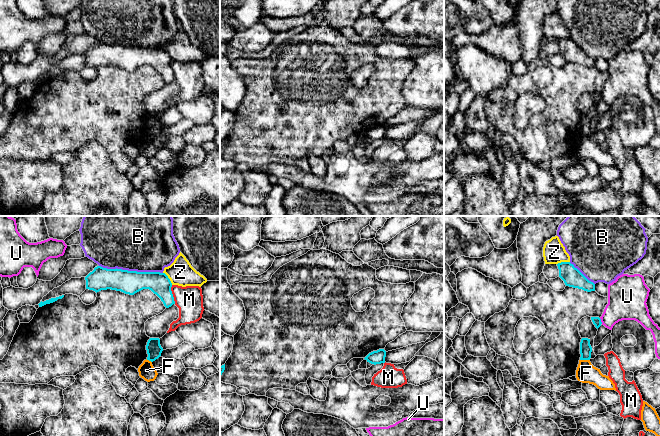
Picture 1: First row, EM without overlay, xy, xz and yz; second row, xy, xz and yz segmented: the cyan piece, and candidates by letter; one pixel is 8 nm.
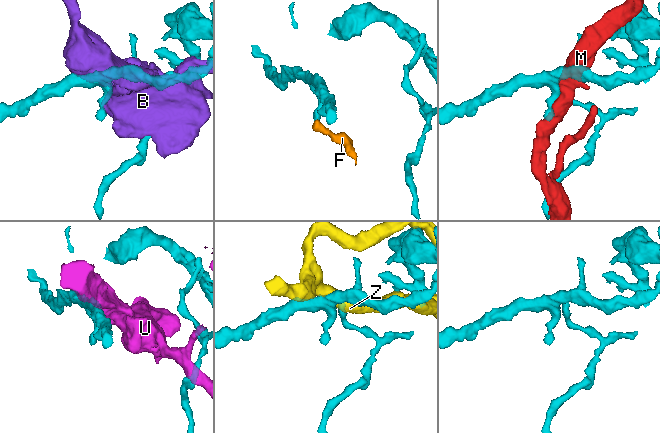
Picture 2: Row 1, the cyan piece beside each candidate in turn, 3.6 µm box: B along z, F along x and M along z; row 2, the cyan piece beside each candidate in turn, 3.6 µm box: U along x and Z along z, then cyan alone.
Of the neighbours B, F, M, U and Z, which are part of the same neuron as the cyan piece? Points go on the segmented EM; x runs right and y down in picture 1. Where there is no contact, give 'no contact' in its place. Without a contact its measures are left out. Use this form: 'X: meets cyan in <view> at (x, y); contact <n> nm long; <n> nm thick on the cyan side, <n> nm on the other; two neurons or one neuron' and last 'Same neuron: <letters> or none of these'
B: meets cyan in xy at (131, 271); contact 500 nm long; 190 nm thick on the cyan side, 500 nm on the other; two neurons
F: meets cyan in yz at (585, 359); contact 80 nm long; 100 nm thick on the cyan side, 160 nm on the other; two neurons
M: meets cyan in xy at (172, 294); contact 160 nm long; 170 nm thick on the cyan side, 220 nm on the other; two neurons
U: meets cyan in yz at (600, 321); contact 50 nm long; 70 nm thick on the cyan side, 280 nm on the other; two neurons
Z: meets cyan in xy at (168, 278); contact 130 nm long; 170 nm thick on the cyan side, 200 nm on the other; two neurons
Same neuron: none of these

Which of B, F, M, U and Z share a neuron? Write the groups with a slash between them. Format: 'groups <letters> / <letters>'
groups B / F / M / U / Z

